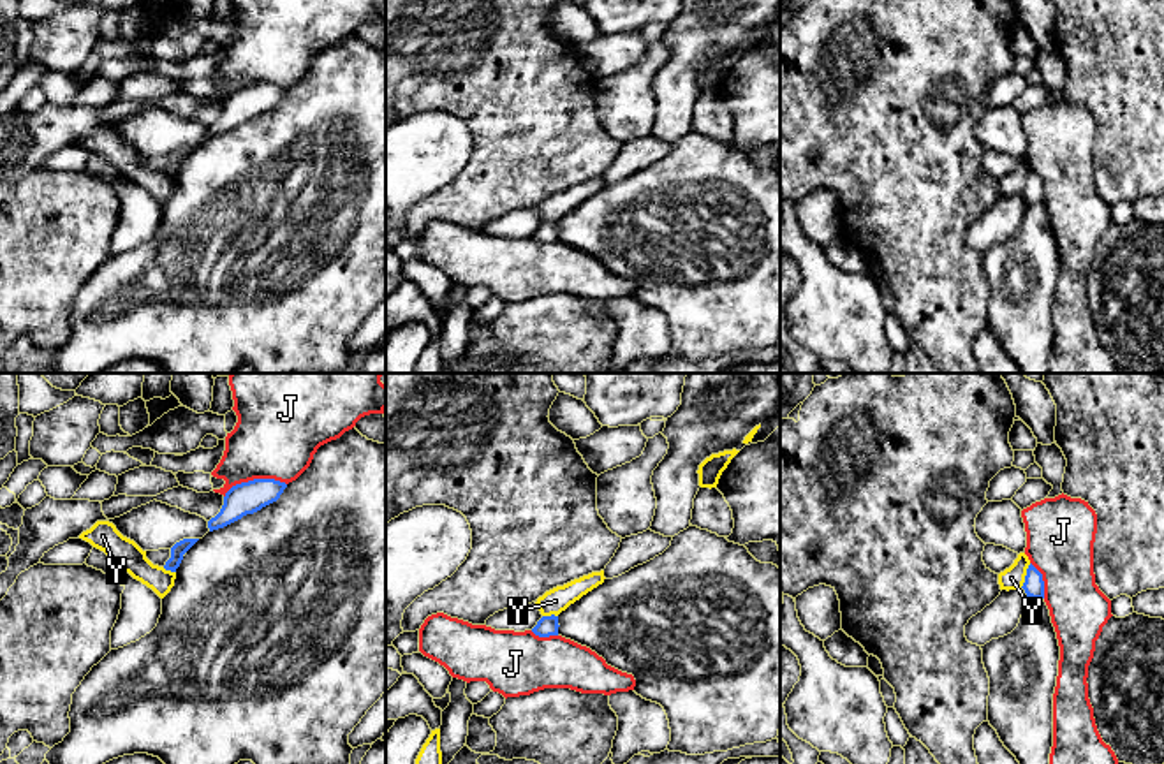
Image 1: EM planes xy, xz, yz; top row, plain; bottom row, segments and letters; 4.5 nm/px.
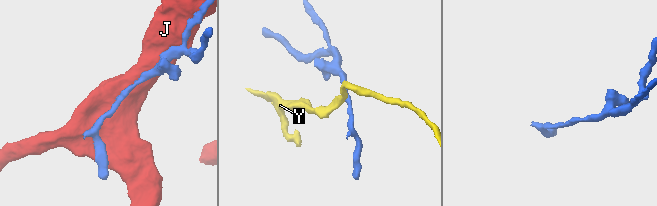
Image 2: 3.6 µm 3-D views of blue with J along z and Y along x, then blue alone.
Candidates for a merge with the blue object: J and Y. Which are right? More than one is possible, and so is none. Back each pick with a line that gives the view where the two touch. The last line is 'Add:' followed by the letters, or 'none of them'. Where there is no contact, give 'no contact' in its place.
Add: none of them

